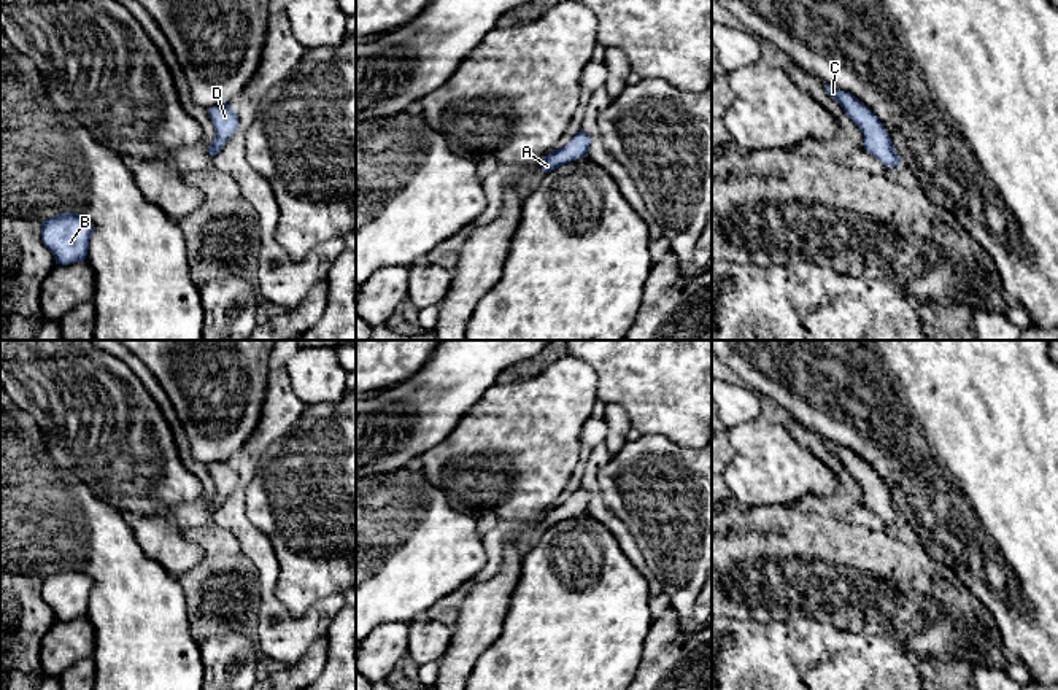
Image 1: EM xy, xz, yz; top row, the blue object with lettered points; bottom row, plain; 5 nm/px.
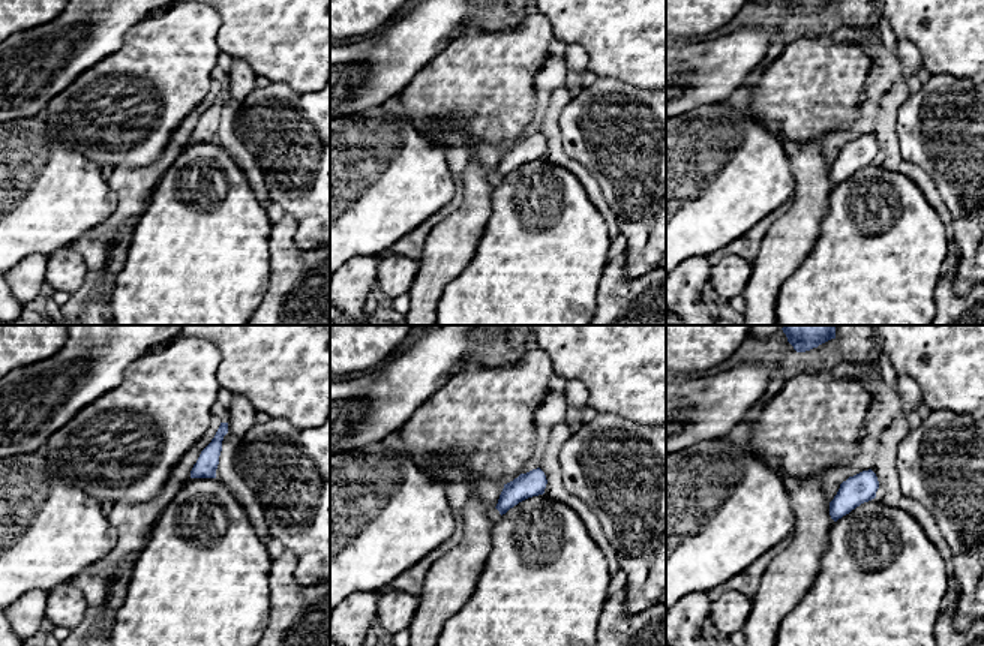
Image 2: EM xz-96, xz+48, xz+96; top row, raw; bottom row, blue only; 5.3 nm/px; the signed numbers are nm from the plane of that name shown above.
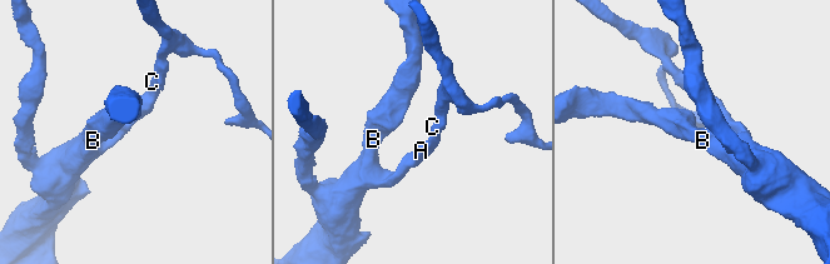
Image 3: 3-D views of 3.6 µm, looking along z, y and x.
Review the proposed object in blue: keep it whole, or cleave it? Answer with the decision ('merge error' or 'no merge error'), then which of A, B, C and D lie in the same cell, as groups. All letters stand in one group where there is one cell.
no merge error; groups A B C D

